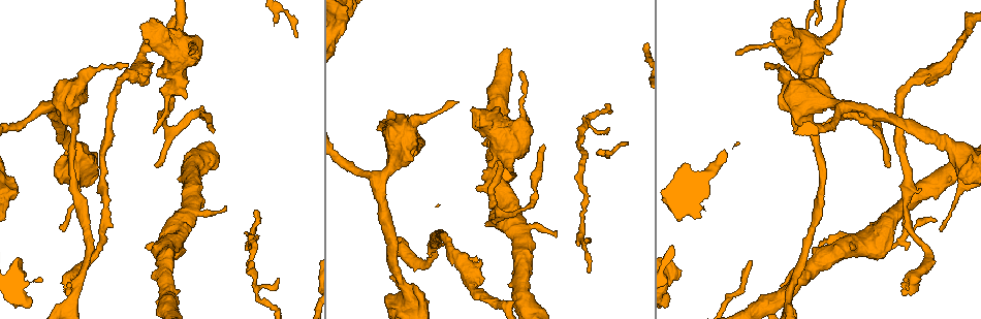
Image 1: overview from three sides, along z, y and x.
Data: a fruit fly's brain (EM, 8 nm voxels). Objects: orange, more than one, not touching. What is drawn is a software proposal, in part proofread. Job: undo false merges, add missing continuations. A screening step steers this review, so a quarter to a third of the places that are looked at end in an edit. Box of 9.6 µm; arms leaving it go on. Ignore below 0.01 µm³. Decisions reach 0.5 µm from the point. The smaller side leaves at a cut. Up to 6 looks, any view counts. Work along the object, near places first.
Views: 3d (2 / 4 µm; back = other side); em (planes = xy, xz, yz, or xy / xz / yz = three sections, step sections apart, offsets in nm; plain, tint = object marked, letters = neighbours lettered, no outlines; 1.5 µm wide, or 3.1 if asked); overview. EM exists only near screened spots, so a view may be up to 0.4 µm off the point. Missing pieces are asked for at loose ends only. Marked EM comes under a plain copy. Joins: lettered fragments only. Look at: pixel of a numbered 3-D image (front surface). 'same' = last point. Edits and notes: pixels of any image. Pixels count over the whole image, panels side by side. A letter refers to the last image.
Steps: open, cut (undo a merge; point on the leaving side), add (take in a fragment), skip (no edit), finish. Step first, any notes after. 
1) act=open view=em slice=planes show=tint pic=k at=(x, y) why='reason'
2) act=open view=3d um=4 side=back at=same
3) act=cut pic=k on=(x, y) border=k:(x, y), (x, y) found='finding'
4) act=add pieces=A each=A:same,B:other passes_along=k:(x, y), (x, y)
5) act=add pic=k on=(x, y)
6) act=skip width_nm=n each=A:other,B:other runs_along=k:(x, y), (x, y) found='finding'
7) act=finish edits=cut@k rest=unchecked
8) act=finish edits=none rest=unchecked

act=open view=em slice=planes show=tint pic=1 at=(49, 106) why='three arms meet'

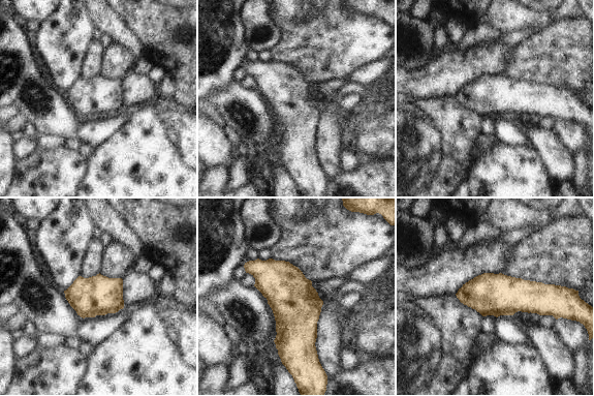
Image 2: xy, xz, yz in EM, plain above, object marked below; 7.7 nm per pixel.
act=open view=em slice=planes show=letters at=same

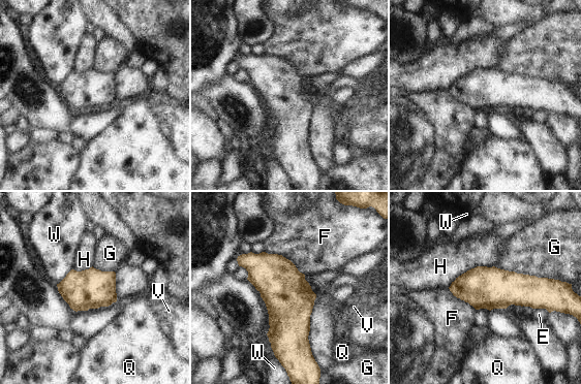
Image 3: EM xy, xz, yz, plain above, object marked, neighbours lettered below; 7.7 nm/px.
act=skip longest_contact=G:550nm each=E:other,F:other,G:other,H:other,Q:other,V:other,W:other border=3:(493, 265), (471, 267), (448, 287) found='all the same cell'

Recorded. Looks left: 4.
act=open view=3d um=4 side=back pic=1 at=(224, 208) why='branch stops here'

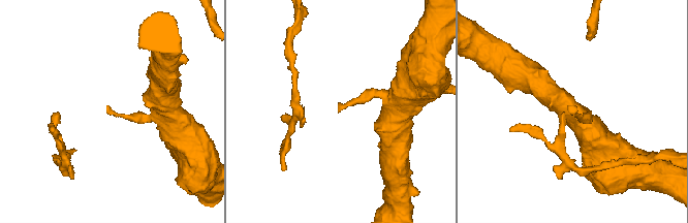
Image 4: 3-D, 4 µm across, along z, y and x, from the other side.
act=open view=em slice=planes show=letters pic=4 at=(567, 107) why='need the tissue'

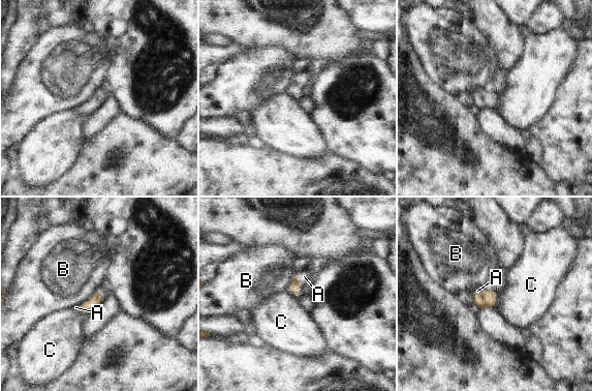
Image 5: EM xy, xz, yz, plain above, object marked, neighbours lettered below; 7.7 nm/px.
act=add pieces=A each=A:same,B:other,C:other passes_along=5:(487, 299), (490, 292), (477, 291) found='the cell continues'

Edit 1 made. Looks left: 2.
act=finish edits=add@5 rest=unchecked

